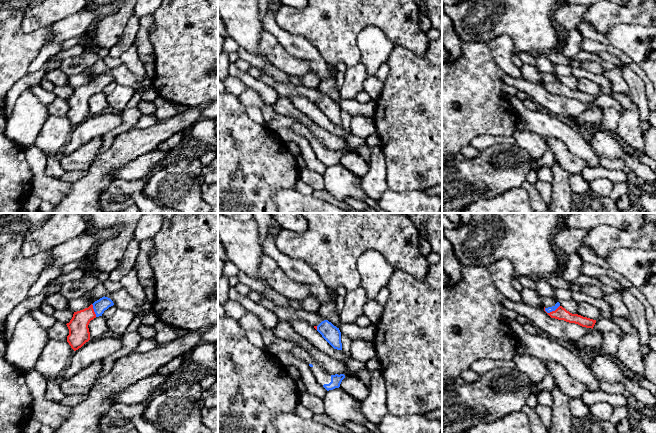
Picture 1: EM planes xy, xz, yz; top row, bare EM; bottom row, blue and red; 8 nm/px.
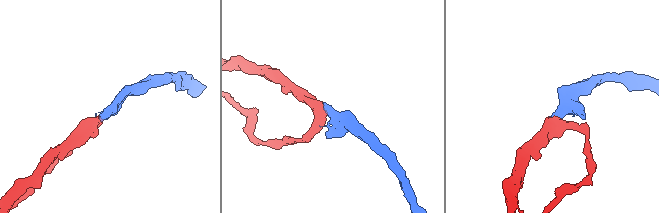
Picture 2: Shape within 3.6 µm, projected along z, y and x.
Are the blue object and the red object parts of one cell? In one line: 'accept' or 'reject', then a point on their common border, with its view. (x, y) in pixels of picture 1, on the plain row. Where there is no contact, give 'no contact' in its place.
accept | yz (551, 87)

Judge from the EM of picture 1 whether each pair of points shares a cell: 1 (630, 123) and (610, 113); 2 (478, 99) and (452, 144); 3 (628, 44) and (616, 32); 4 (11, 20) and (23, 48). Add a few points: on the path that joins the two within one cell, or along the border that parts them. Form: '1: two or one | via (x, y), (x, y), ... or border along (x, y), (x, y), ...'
1: two | border along (620, 113), (615, 132)
2: one | via (467, 110), (452, 125), (452, 133)
3: one | via (625, 41), (619, 35)
4: one | via (11, 27), (11, 36), (16, 41)

